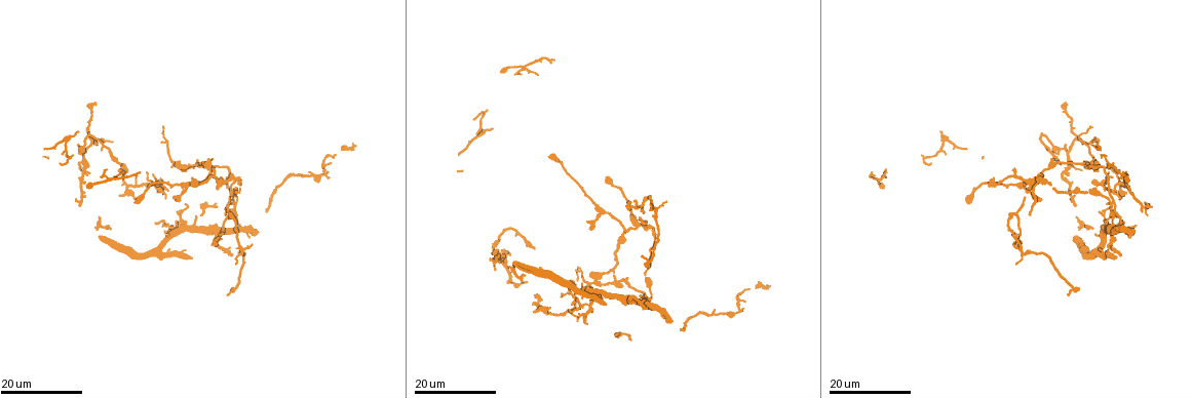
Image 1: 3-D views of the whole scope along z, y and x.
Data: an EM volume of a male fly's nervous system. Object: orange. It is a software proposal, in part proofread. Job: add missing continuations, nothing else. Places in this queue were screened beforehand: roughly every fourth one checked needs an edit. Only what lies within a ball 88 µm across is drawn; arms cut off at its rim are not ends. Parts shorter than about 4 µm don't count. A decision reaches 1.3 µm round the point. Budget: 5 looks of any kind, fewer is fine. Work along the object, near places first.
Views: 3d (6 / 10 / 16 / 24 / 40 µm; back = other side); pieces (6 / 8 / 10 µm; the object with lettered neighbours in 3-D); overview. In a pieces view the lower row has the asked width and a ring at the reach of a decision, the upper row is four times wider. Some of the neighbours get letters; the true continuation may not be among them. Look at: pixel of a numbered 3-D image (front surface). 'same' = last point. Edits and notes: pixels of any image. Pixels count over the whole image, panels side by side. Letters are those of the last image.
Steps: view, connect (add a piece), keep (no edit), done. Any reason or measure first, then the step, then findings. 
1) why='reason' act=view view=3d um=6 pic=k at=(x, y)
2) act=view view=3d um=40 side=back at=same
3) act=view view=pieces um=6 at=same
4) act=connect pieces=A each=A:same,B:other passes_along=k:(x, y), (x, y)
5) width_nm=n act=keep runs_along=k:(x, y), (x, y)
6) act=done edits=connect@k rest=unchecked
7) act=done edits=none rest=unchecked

why='branch stops here' act=view view=3d um=16 pic=1 at=(215, 170)

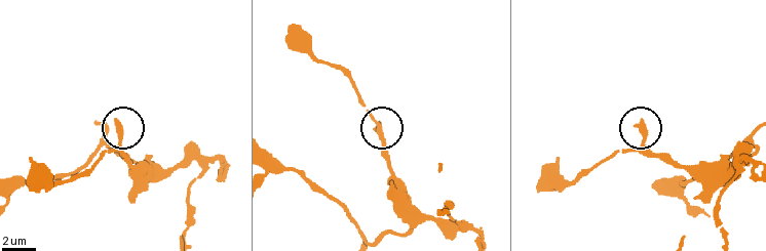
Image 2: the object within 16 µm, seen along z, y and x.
why='see the neighbours' act=view view=pieces um=8 pic=2 at=(117, 123)

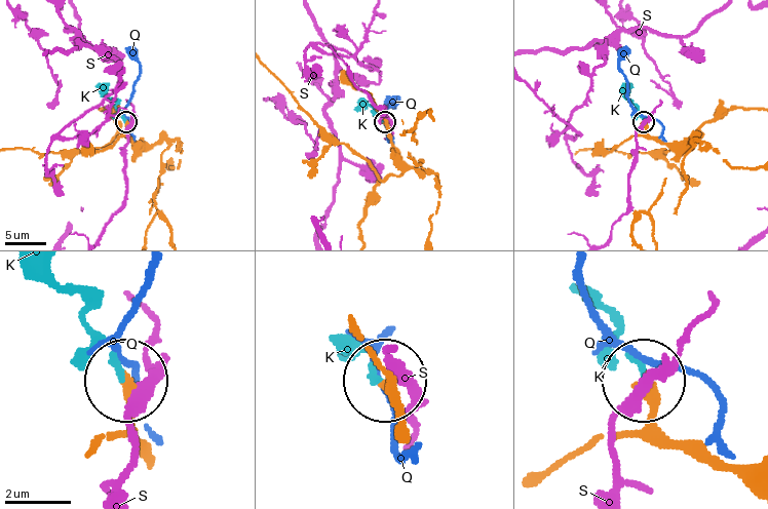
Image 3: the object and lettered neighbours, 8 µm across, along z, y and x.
width_nm=330 act=connect pieces=K each=K:same,Q:other,S:other found='it goes on there'

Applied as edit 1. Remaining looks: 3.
why='thin end' act=view view=3d um=16 pic=1 at=(614, 278)

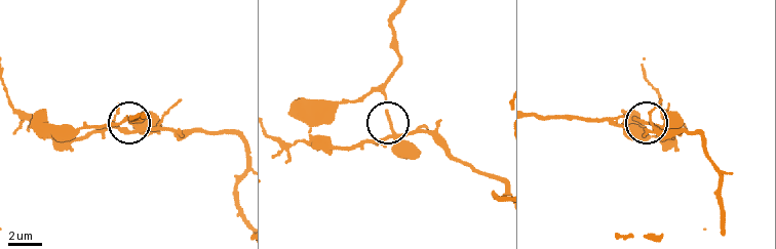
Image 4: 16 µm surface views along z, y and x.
act=view view=pieces um=10 pic=4 at=(634, 119)

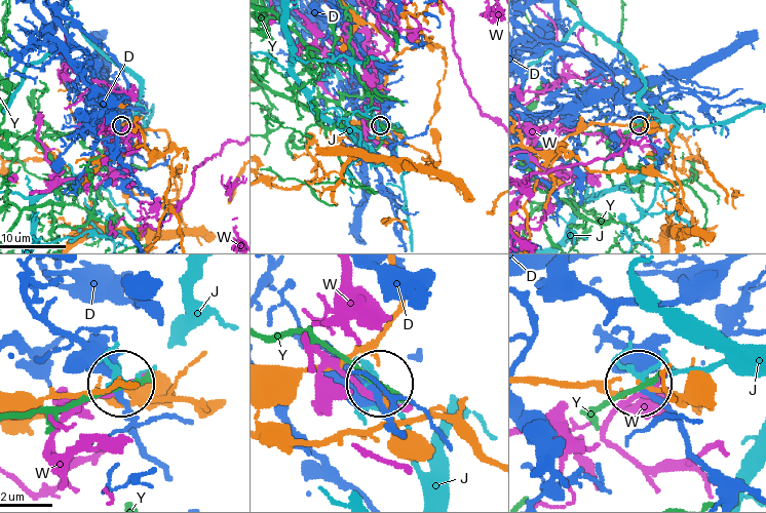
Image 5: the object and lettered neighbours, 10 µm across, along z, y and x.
act=keep each=D:other,J:other,W:other,Y:other runs_along=5:(679, 181), (665, 131), (639, 124) found='no lettered piece goes on from it'

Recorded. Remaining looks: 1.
act=done edits=connect@3 rest=unchecked

